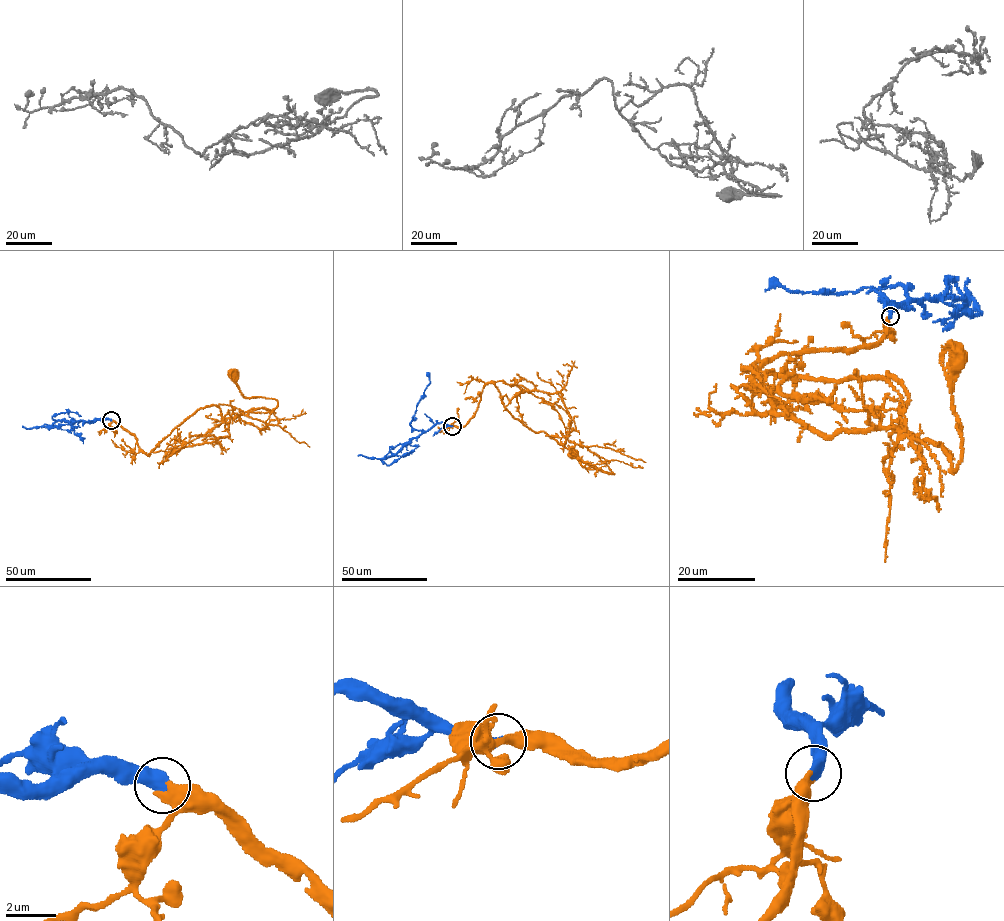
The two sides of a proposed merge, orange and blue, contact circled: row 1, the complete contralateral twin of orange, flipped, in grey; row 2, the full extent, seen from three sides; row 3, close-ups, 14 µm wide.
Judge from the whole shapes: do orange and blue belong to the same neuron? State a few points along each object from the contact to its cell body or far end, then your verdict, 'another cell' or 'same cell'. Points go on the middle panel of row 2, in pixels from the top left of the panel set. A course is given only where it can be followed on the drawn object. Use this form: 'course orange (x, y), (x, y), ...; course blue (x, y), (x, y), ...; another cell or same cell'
course orange (452, 426), (464, 426), (482, 388), (493, 383), (512, 416), (614, 473), (584, 468), (574, 455); course blue (452, 426), (436, 423), (412, 437), (395, 455), (379, 459), (390, 465), (417, 446); same cell

